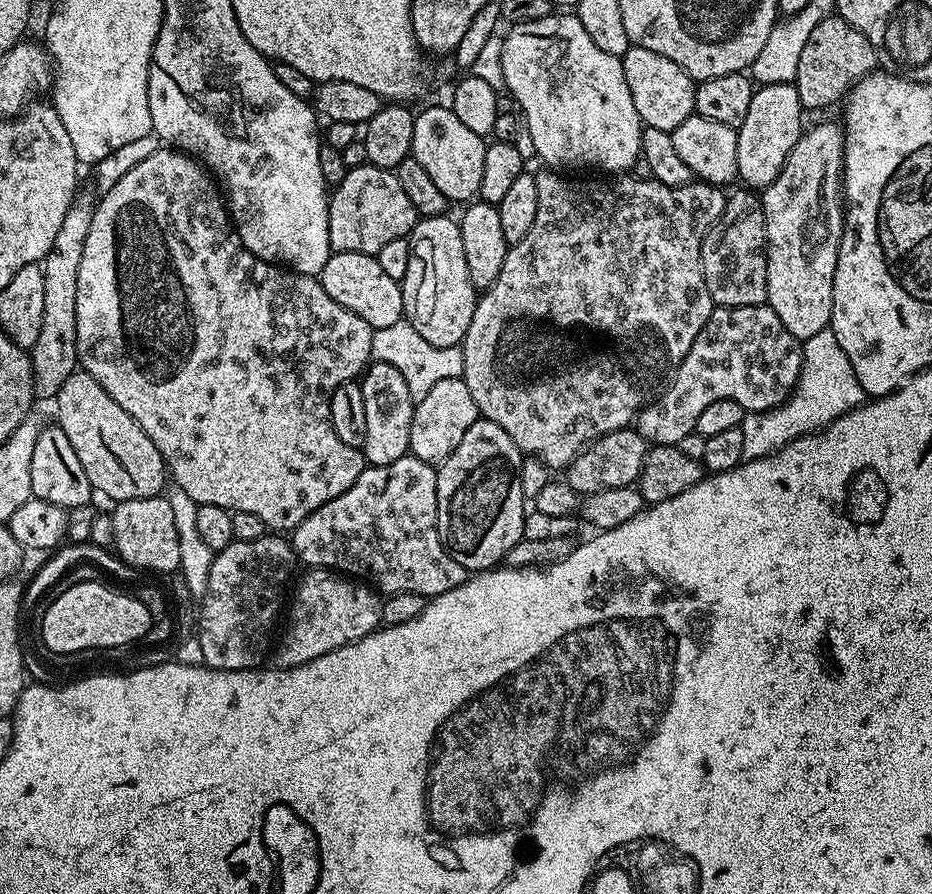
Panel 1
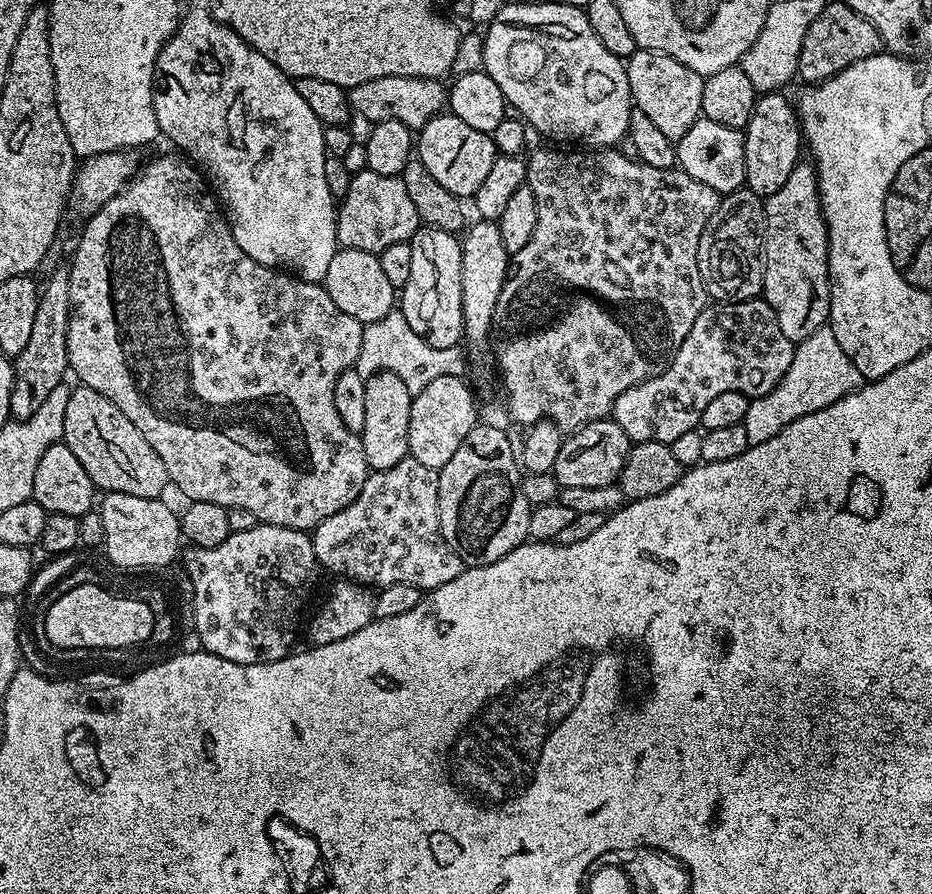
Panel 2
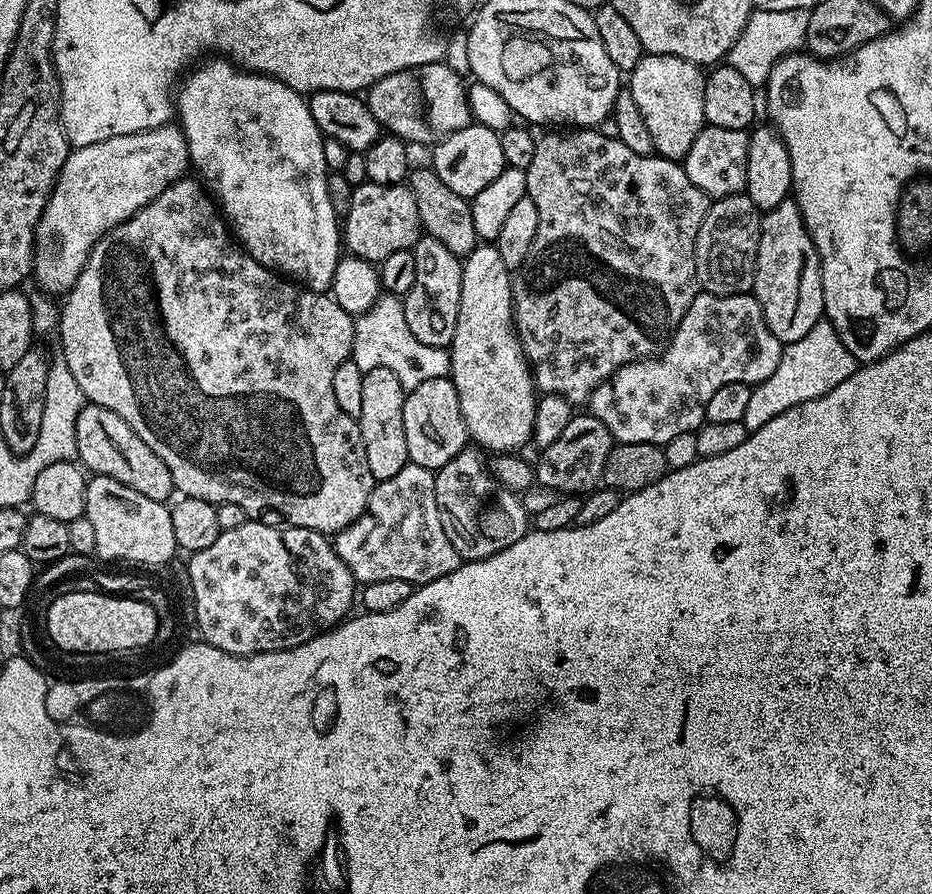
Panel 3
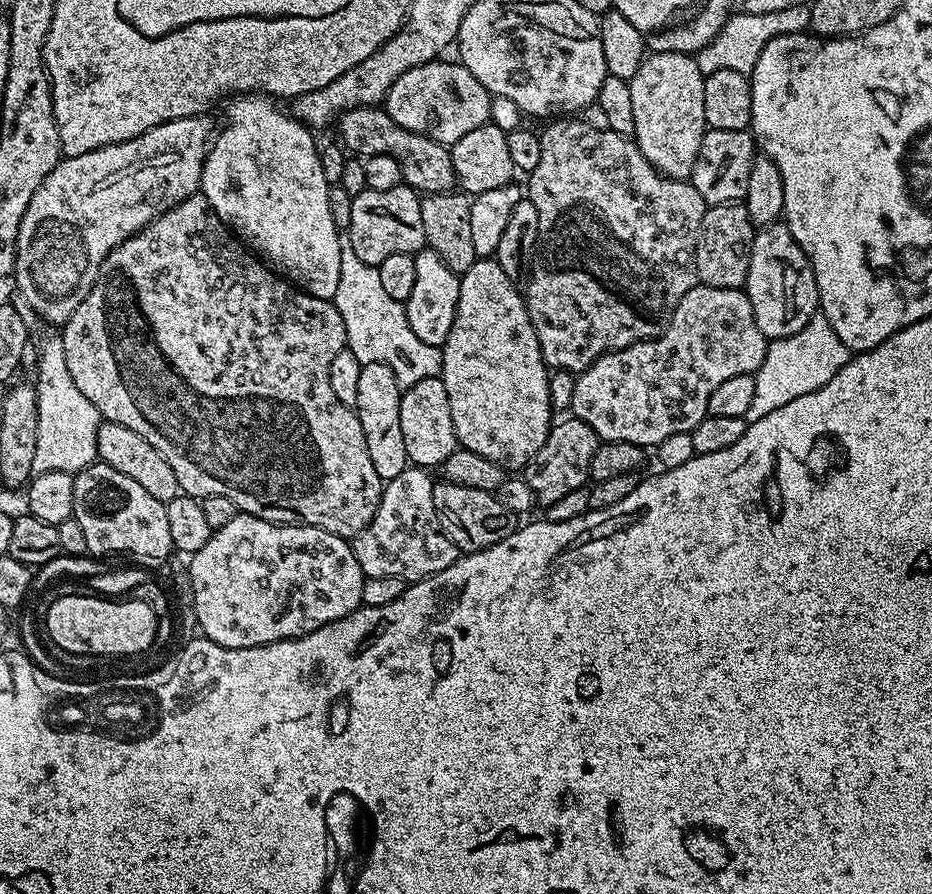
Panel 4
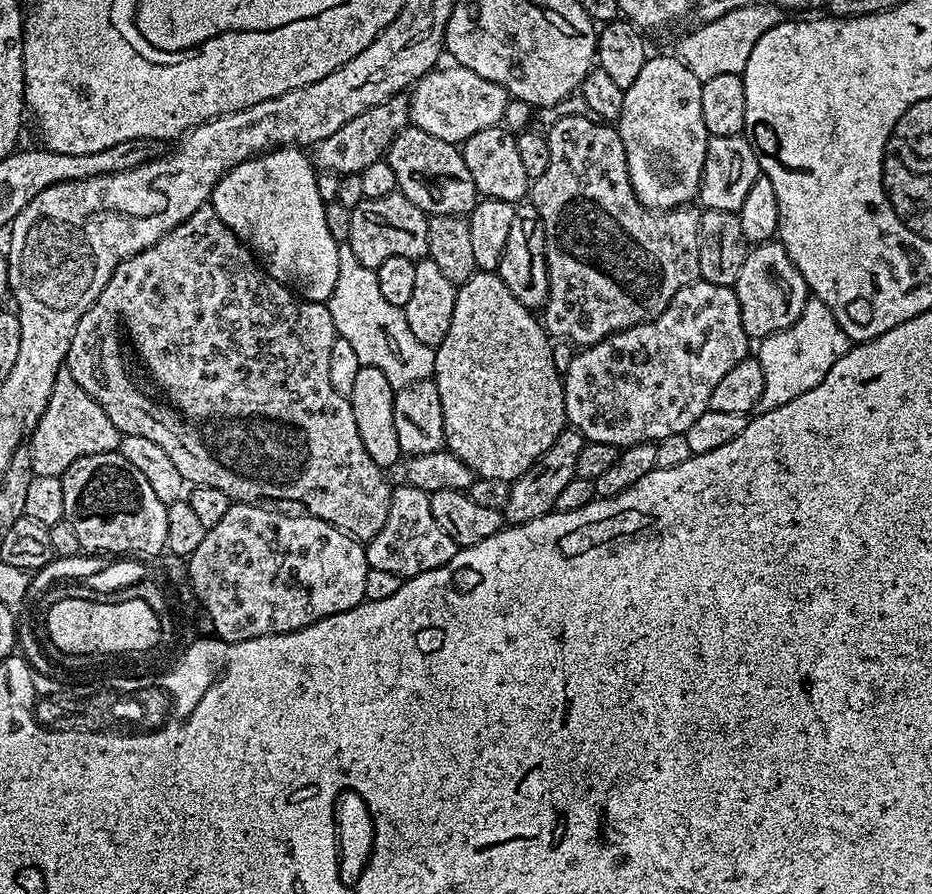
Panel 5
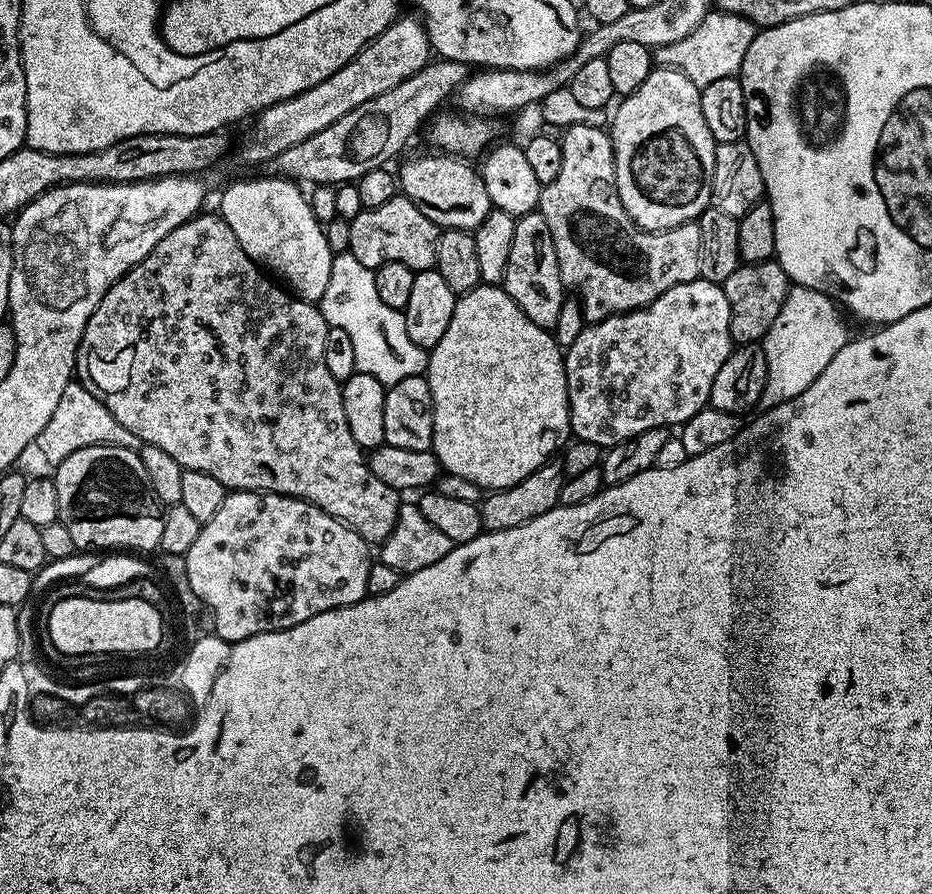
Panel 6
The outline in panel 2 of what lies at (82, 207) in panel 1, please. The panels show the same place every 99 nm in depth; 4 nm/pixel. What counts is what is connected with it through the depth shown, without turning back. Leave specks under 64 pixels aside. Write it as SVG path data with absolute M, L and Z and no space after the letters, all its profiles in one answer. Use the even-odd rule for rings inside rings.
M56 268L42 284L38 292L40 301L38 310L34 310L34 326L30 338L26 341L26 350L14 358L12 369L12 389L10 390L11 419L28 420L50 398L50 390L65 383L69 375L68 347L68 315L70 314L70 286L68 285L68 268Z

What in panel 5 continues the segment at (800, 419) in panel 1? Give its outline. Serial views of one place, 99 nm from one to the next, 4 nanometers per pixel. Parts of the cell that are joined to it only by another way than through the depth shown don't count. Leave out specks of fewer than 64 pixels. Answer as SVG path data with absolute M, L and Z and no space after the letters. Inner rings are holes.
M809 298L802 314L798 314L798 322L794 322L786 330L778 330L759 341L758 359L762 366L762 398L756 403L757 413L769 412L778 406L786 406L798 394L806 394L806 390L814 390L826 374L830 374L830 366L838 362L848 353L850 341L848 335L838 326L834 314L830 314L830 306L826 302Z

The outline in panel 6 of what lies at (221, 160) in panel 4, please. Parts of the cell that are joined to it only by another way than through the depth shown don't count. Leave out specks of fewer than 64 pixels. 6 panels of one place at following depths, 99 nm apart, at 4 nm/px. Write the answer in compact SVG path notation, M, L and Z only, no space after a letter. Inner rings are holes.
M259 175L253 180L234 181L220 196L218 214L224 219L226 226L234 230L234 238L238 238L242 250L246 250L246 254L253 262L271 273L277 281L287 285L299 299L318 302L322 294L326 294L334 255L326 242L323 227L320 221L314 218L314 210L310 210L308 196L300 193L302 188L299 183L285 180L283 176Z

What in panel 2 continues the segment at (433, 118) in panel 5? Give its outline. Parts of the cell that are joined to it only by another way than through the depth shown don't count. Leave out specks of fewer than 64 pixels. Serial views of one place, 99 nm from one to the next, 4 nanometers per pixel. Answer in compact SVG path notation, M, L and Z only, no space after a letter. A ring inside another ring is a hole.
M387 76L374 78L374 82L362 82L347 89L348 107L369 125L383 120L397 120L402 126L418 130L430 122L430 118L441 115L446 108L446 88L439 79L427 76Z

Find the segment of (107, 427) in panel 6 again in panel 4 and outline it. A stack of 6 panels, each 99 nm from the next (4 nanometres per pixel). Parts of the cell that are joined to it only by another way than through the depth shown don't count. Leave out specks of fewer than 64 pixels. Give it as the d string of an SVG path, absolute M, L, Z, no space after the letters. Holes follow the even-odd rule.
M59 335L48 336L36 356L40 381L35 381L38 398L38 446L34 450L34 473L78 473L97 459L96 443L102 417L94 402L74 386L66 366L66 350Z

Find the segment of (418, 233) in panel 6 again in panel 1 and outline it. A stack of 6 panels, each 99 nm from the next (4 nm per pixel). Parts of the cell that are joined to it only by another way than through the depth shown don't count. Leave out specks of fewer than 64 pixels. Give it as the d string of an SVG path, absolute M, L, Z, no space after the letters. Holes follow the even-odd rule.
M367 163L349 168L346 178L331 189L328 198L328 229L333 252L357 252L375 256L386 242L405 238L416 225L414 202L402 190L395 171Z

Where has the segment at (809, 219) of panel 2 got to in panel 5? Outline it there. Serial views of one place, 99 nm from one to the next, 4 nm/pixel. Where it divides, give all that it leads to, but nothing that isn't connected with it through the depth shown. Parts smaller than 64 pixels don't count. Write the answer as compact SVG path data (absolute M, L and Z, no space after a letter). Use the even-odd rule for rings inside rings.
M776 238L767 244L757 244L749 251L734 287L738 306L742 310L742 326L748 337L756 342L798 322L798 314L802 314L810 298L808 283L802 278L798 266L792 264L784 245Z

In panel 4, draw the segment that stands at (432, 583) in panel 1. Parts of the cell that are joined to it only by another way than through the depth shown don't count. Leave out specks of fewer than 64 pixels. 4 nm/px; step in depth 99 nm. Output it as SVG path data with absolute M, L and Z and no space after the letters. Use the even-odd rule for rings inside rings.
M410 466L402 470L398 478L387 481L370 526L351 537L352 553L354 558L358 558L358 566L362 566L365 577L402 578L405 582L415 582L446 571L458 559L456 543L444 533L438 522L438 514L434 510L434 480L428 476L431 475L425 469Z

